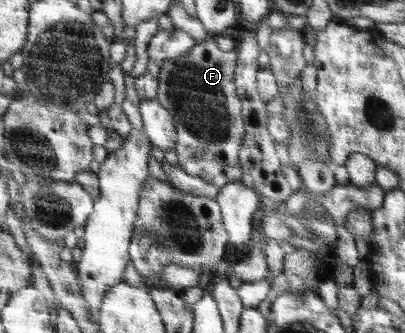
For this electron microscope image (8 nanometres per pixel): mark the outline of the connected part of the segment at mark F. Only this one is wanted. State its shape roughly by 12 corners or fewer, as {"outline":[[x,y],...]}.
{"outline":[[208,39],[160,67],[178,163],[242,181],[237,51]]}

